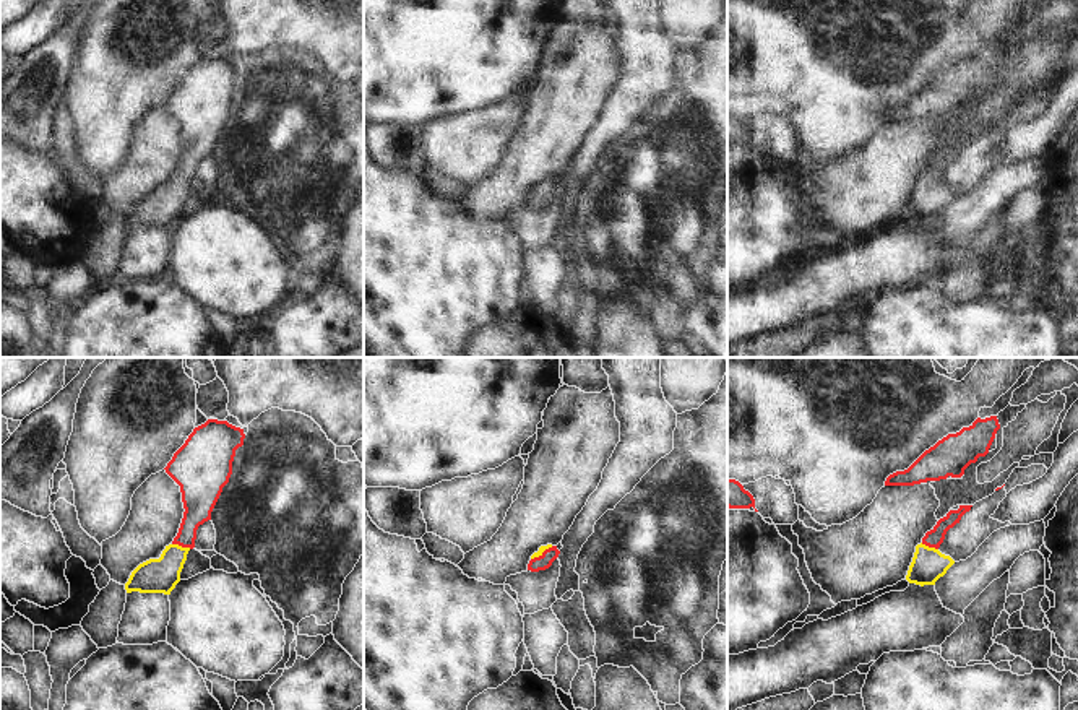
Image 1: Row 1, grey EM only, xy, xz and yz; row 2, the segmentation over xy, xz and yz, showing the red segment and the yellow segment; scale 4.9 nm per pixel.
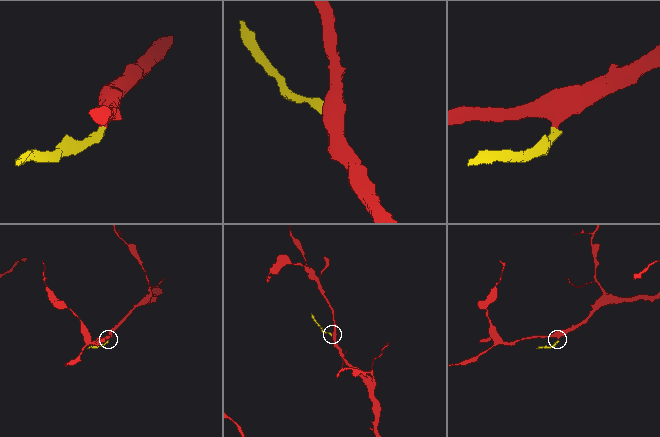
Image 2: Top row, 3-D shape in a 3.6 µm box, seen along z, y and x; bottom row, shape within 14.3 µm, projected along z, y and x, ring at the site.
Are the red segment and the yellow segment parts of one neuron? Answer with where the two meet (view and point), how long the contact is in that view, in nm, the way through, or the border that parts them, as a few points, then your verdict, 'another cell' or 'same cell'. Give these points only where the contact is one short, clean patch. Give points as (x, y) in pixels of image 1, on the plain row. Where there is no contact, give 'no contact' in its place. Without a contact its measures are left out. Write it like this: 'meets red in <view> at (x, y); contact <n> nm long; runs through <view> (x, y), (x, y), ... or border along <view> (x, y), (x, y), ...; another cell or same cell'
meets red in xy at (182, 182); contact 100 nm long; runs through xy (198, 135), (182, 182), (156, 212); same cell

